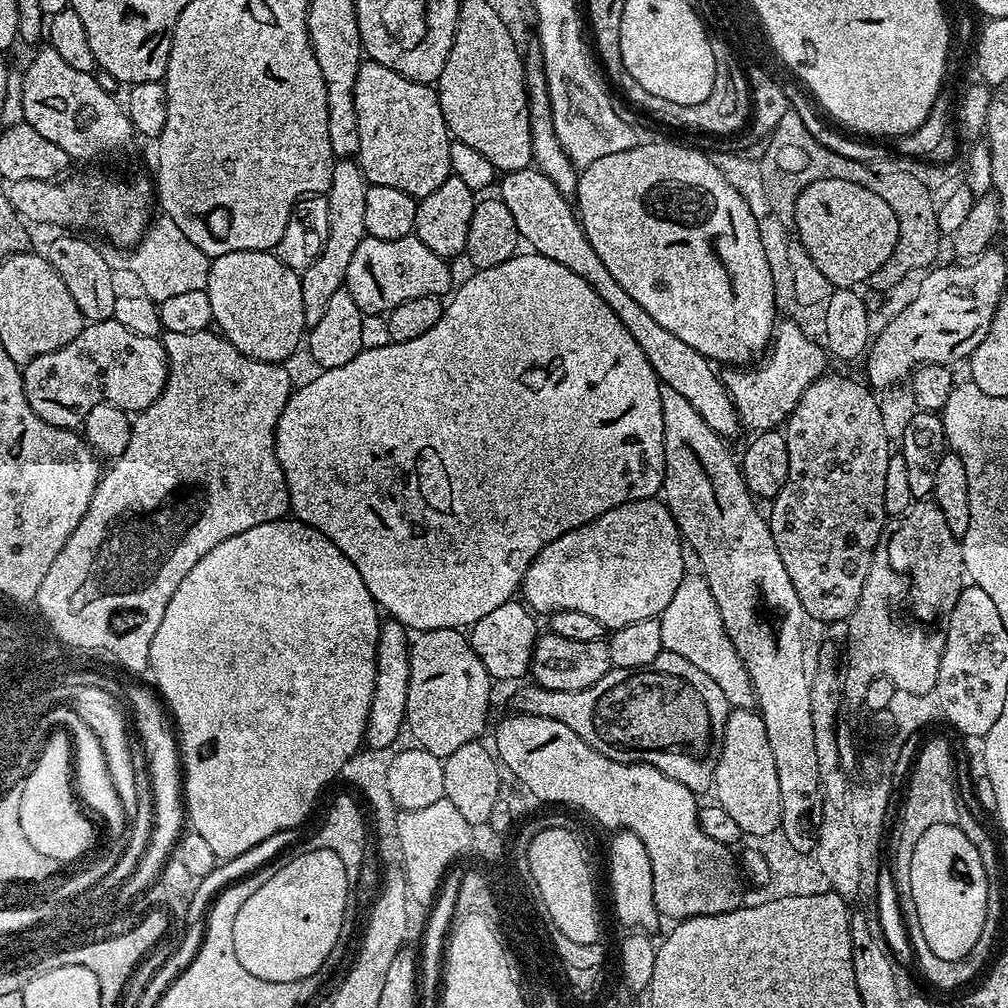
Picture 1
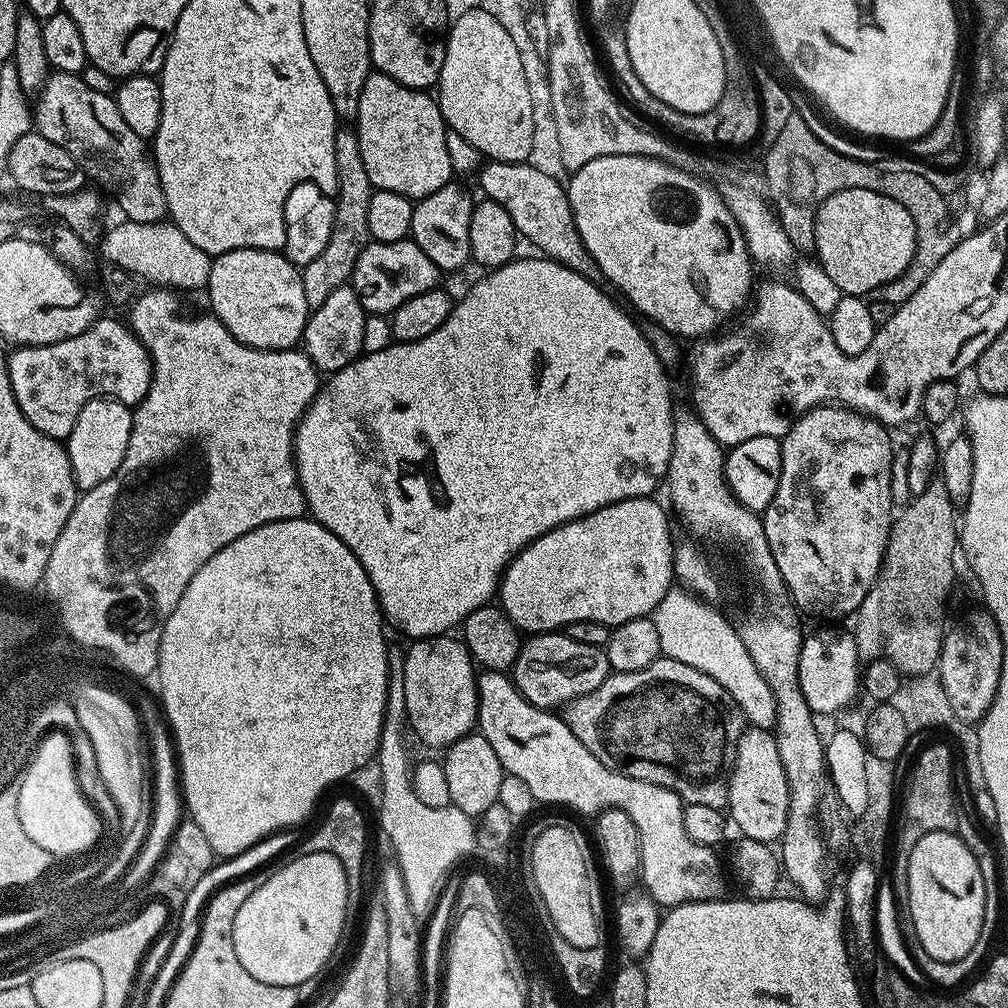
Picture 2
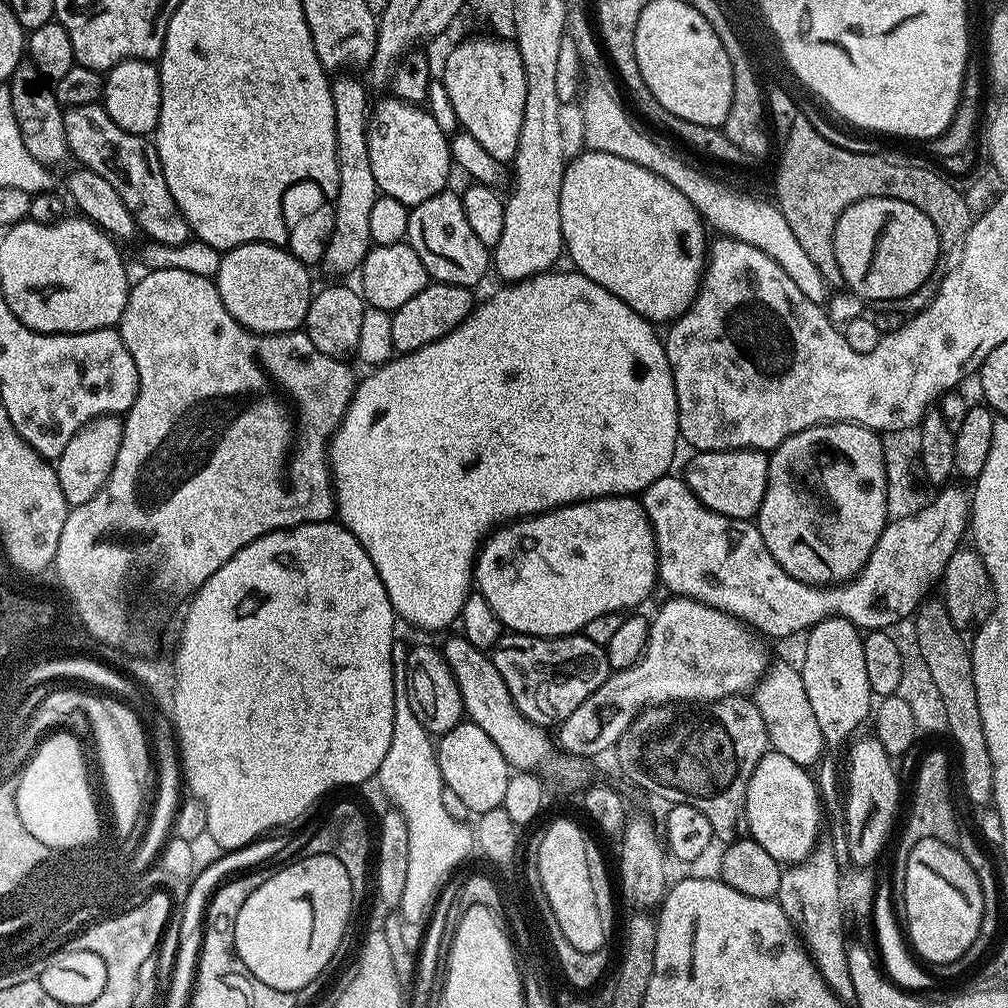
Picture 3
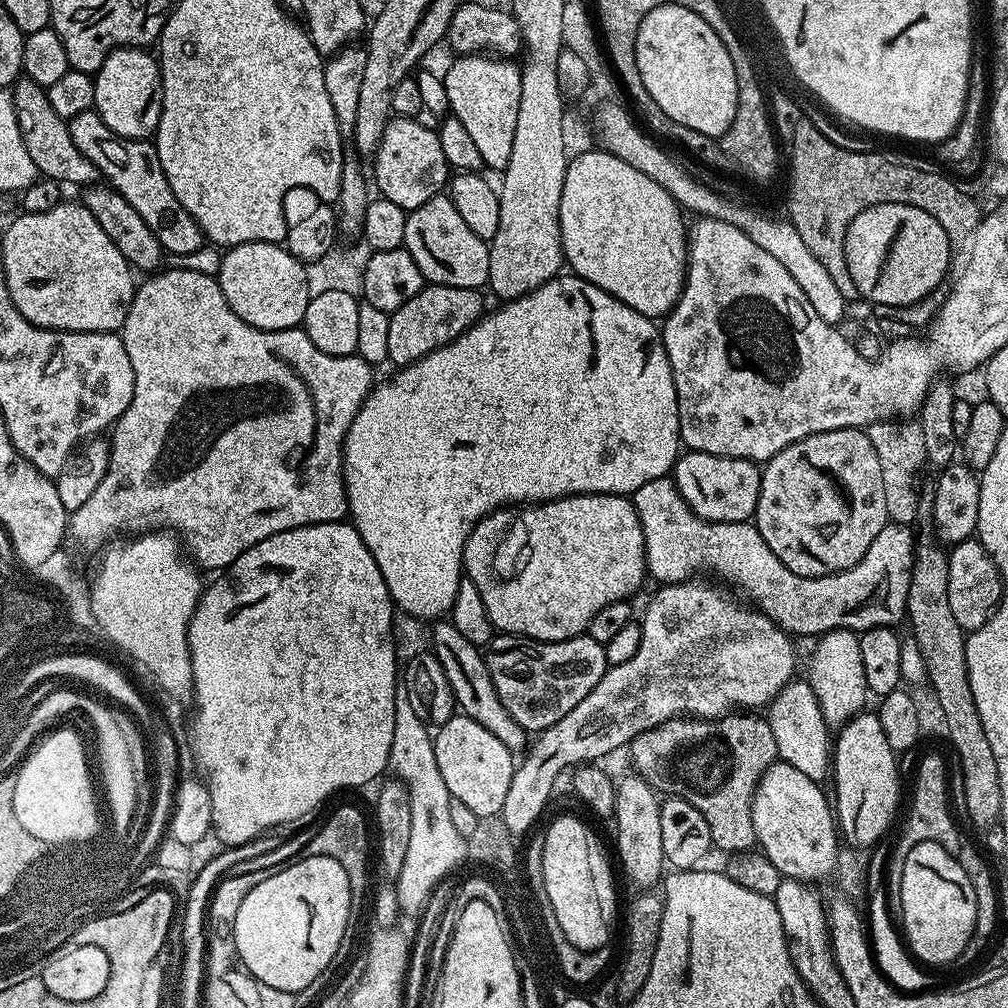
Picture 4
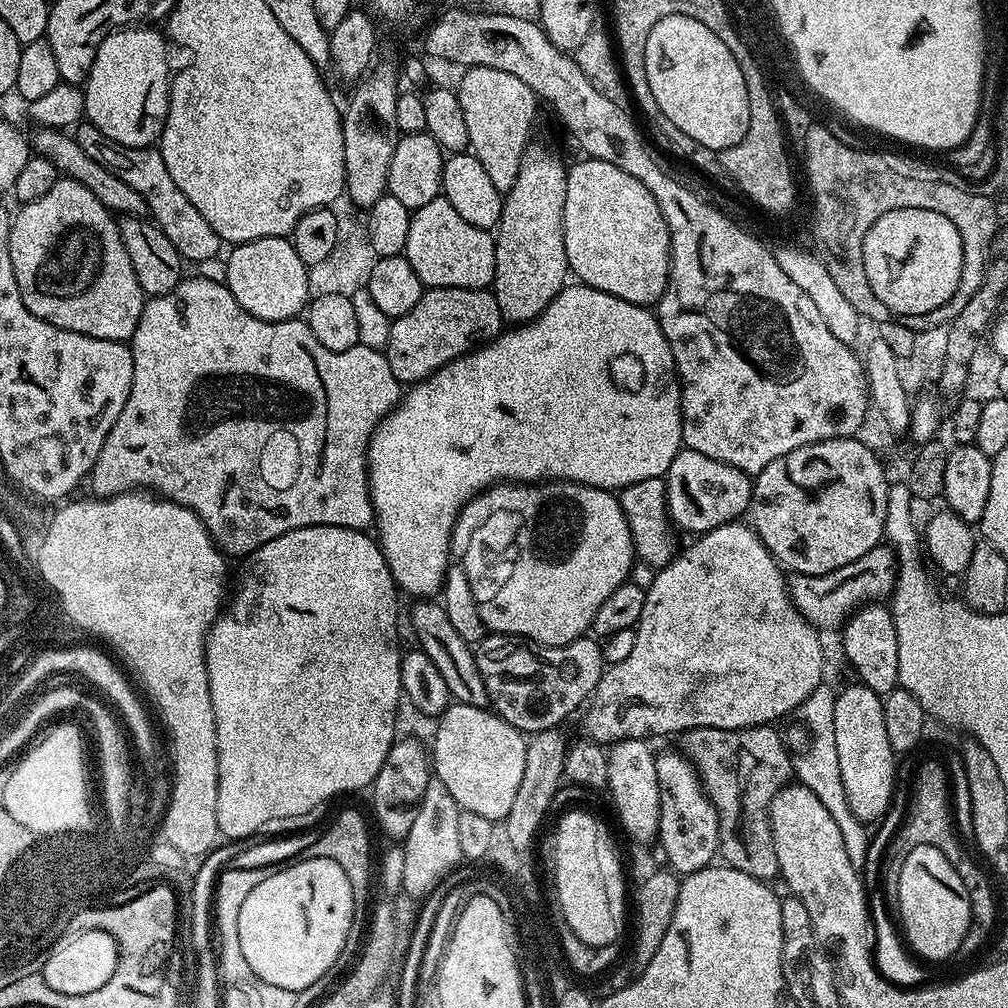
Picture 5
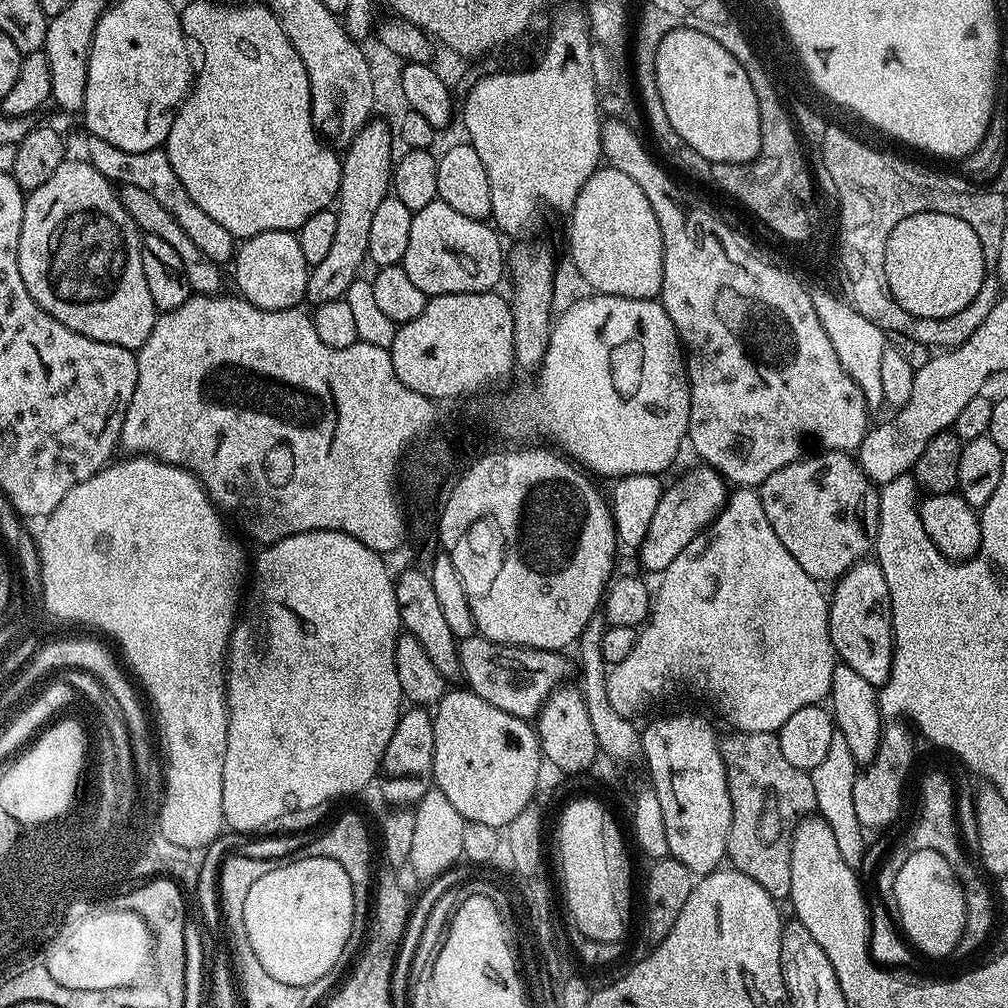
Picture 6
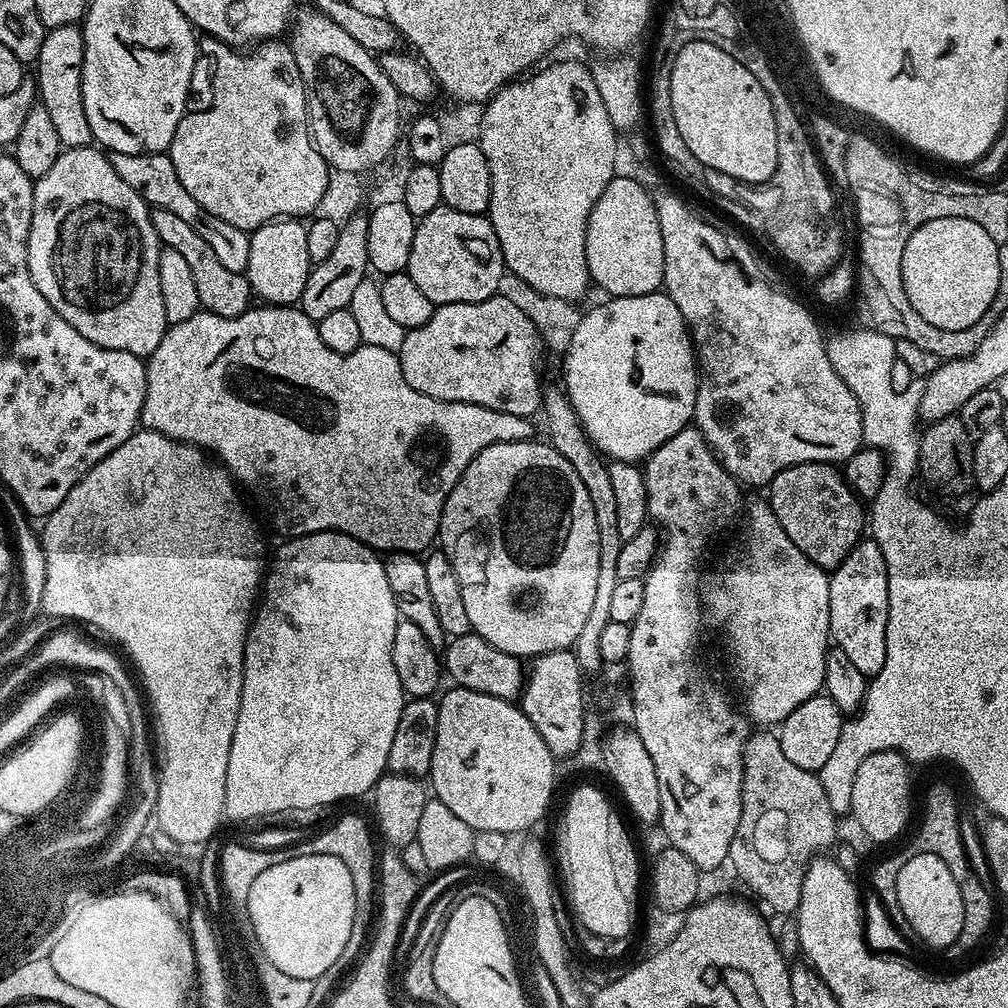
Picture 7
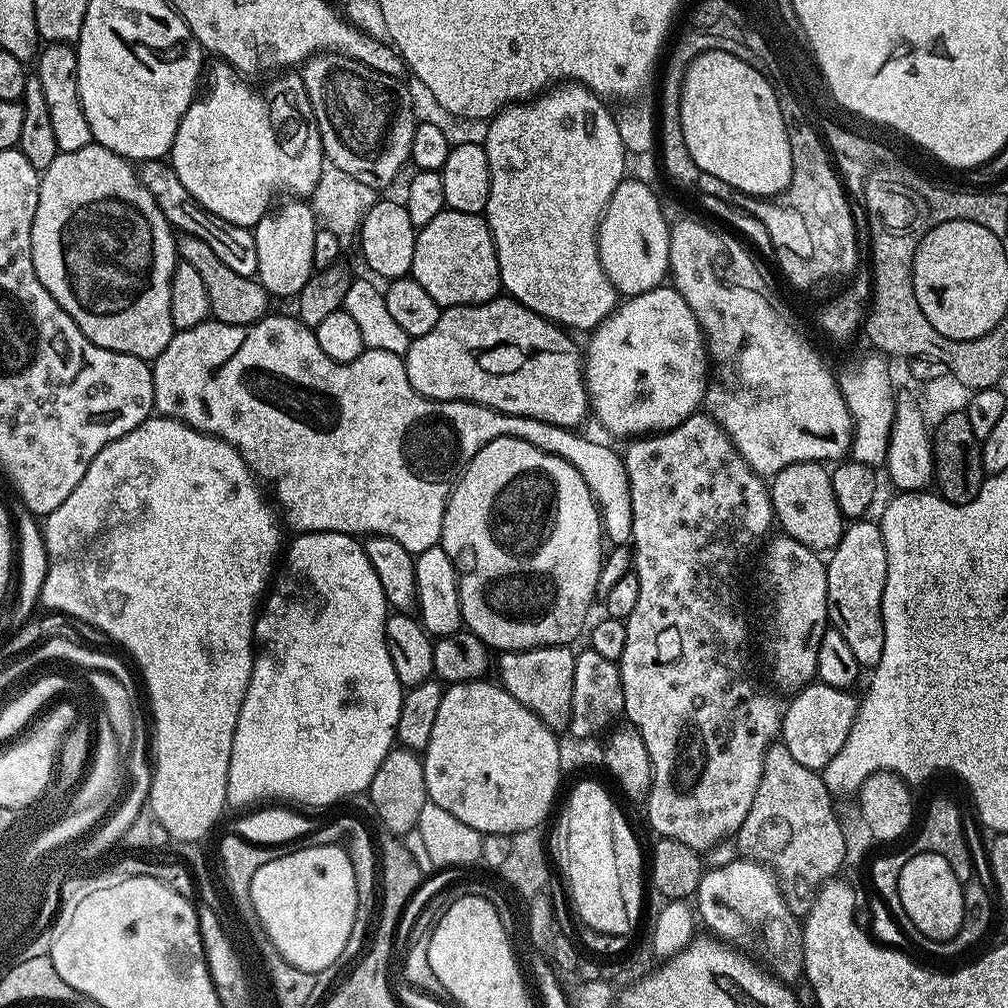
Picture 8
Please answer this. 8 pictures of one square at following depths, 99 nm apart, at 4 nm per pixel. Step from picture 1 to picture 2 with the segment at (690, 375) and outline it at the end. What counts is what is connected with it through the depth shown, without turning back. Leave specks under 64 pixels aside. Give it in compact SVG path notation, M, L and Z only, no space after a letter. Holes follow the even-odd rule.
M488 160L479 169L480 188L489 200L498 202L510 214L517 233L529 240L547 259L565 264L570 270L587 276L590 280L601 279L600 267L586 250L582 238L578 234L578 226L574 222L572 207L568 201L567 187L559 185L549 175L542 174L527 162L498 162Z

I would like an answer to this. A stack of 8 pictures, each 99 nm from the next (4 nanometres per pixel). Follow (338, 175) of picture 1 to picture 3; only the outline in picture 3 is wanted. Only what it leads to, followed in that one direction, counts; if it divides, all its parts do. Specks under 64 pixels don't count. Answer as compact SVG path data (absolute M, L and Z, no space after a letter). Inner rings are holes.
M338 78L331 83L335 118L335 156L338 158L339 190L333 203L334 226L327 244L326 254L320 263L330 278L342 278L344 274L355 273L363 264L372 247L370 238L371 207L380 195L374 172L370 169L368 142L368 118L370 100L363 86L354 78Z

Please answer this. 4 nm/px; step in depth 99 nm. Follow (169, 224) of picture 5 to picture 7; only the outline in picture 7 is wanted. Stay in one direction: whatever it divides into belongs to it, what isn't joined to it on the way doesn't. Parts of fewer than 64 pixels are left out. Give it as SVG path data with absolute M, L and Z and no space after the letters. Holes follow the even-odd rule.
M143 152L142 154L118 154L111 153L110 159L114 170L118 170L118 178L126 182L133 190L138 190L138 194L152 208L170 210L170 214L178 214L178 218L190 222L194 230L202 238L206 238L206 243L214 254L218 254L218 262L226 266L226 270L247 273L250 262L250 242L249 233L243 232L238 226L230 226L230 222L222 222L216 216L207 215L203 208L190 198L190 190L178 182L178 170L174 170L174 162L171 155L163 152Z

